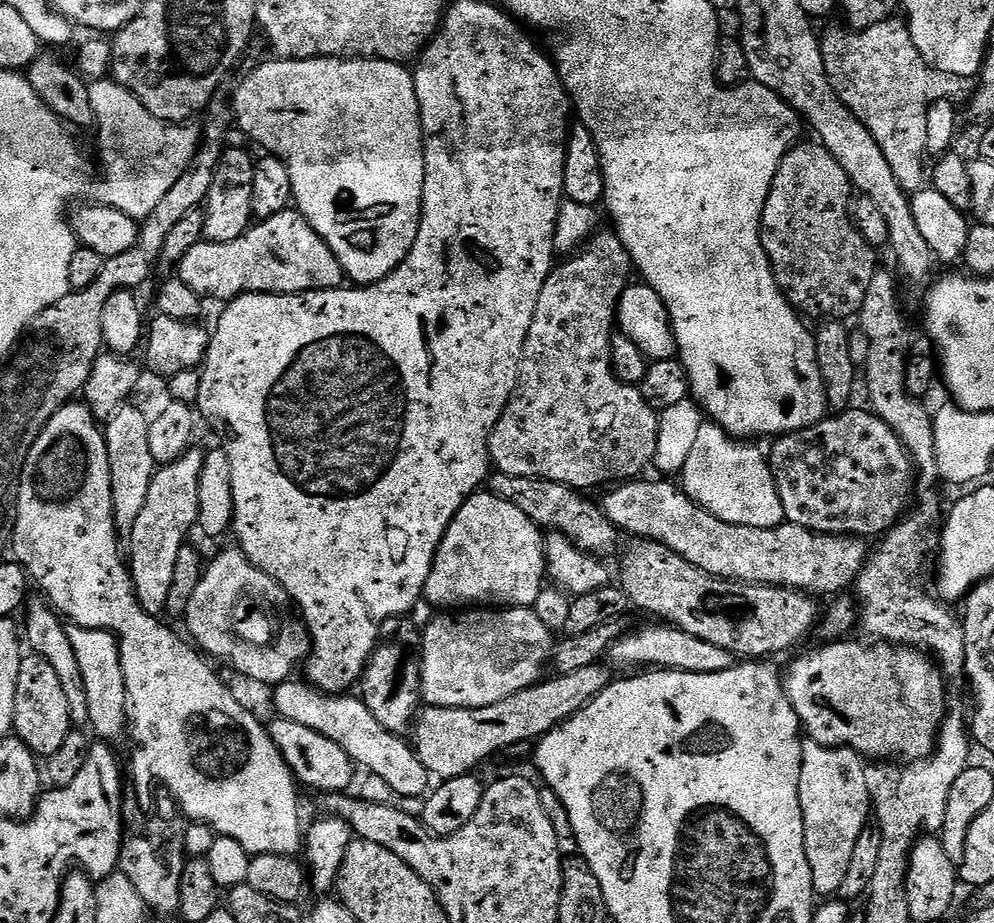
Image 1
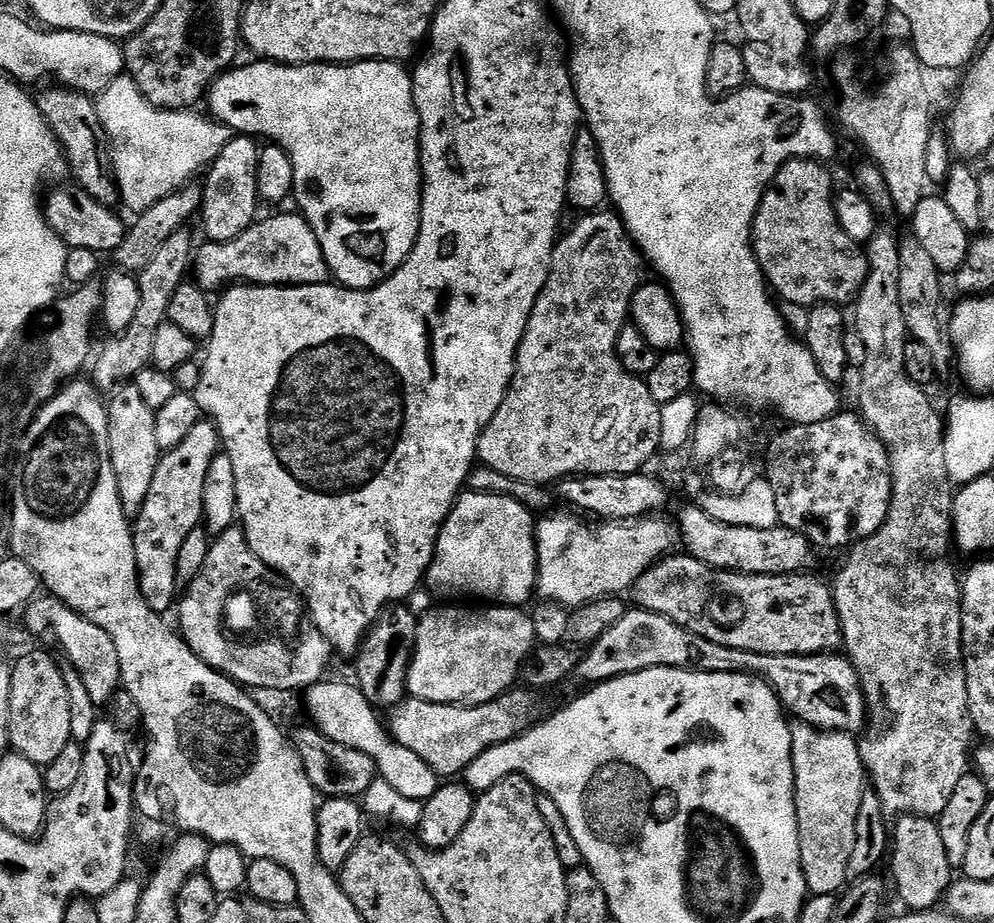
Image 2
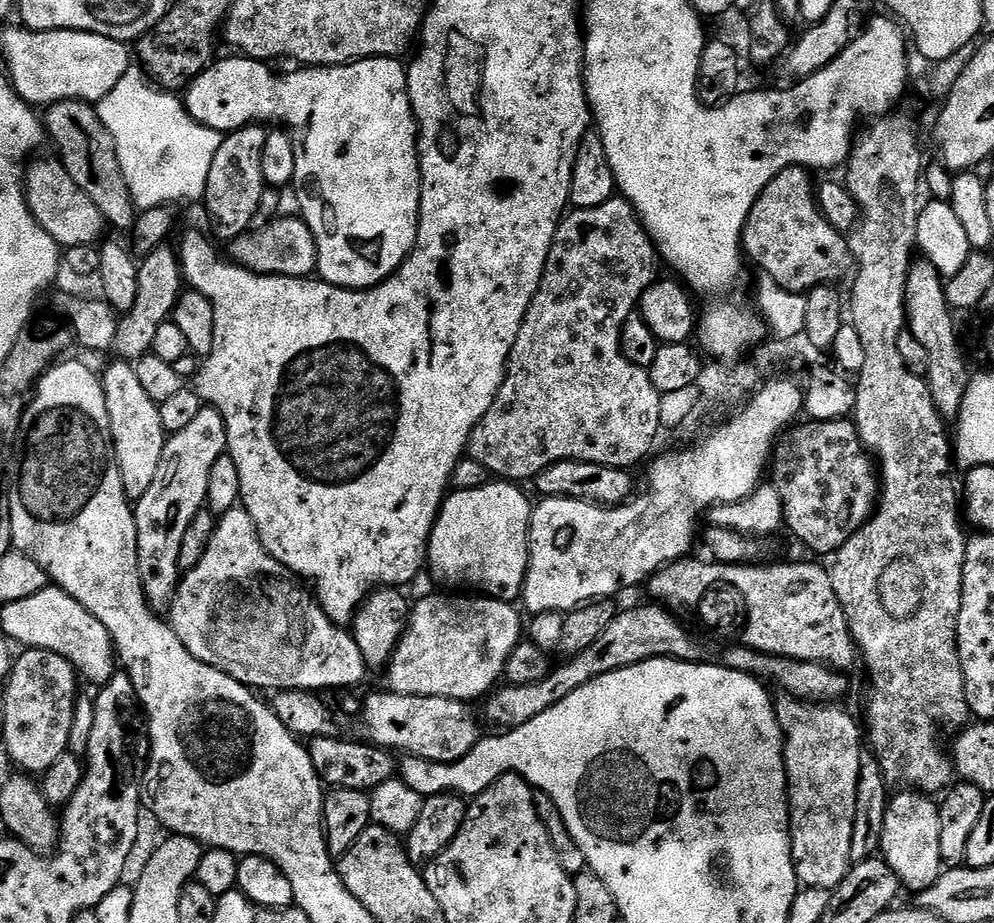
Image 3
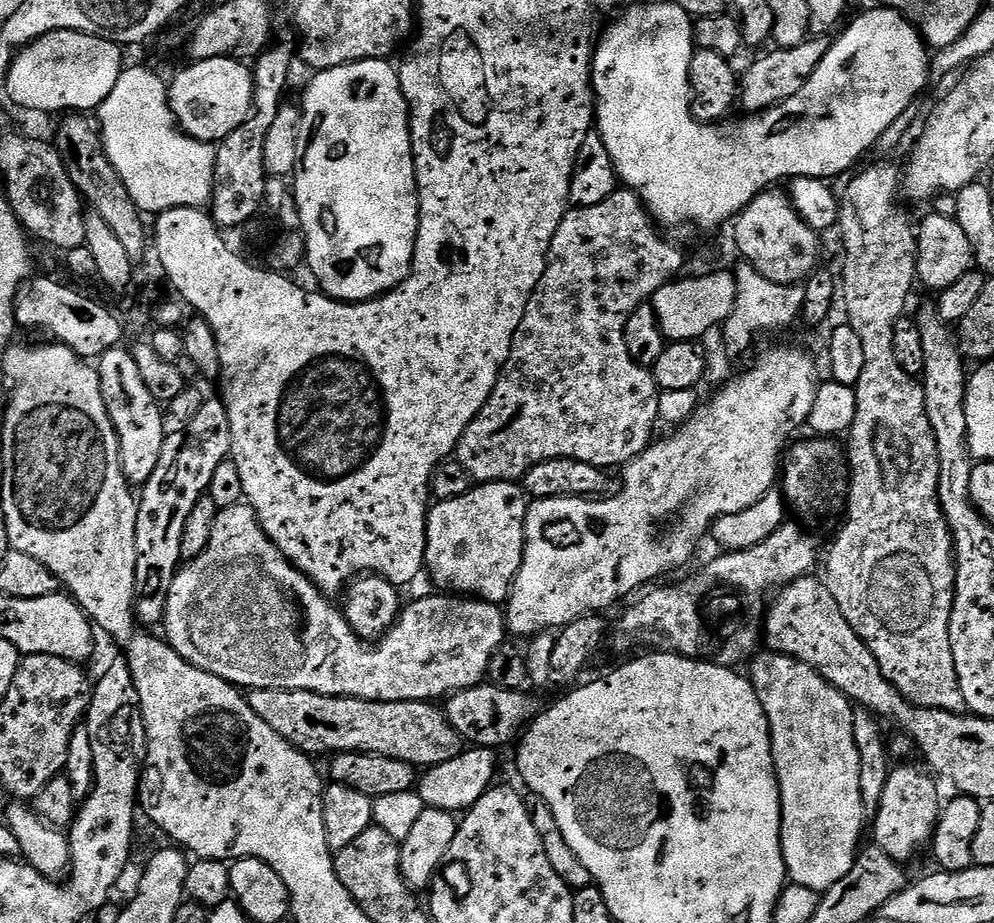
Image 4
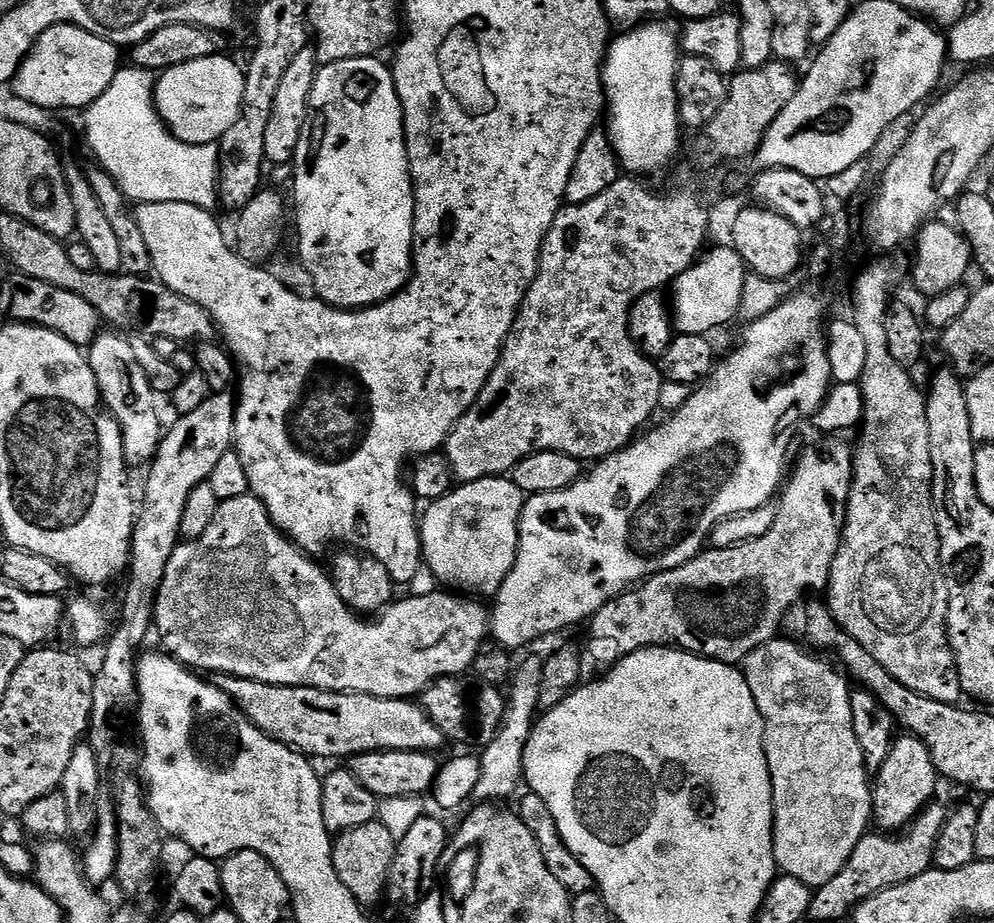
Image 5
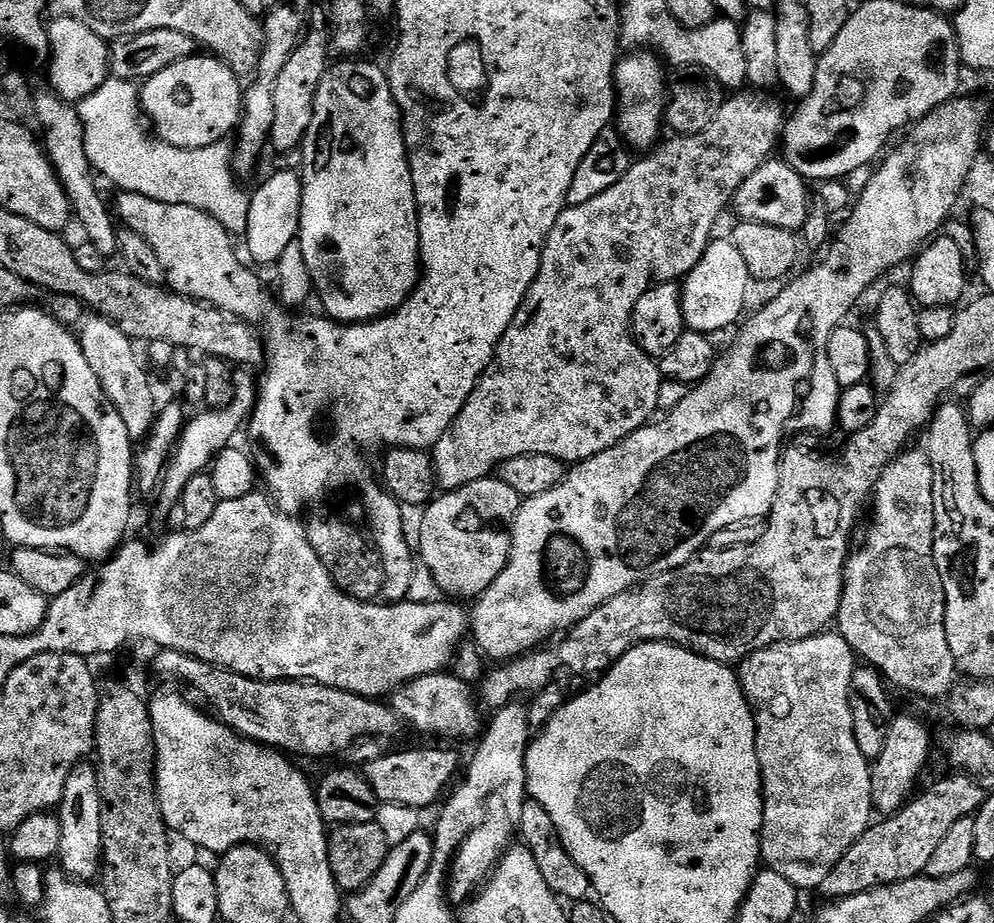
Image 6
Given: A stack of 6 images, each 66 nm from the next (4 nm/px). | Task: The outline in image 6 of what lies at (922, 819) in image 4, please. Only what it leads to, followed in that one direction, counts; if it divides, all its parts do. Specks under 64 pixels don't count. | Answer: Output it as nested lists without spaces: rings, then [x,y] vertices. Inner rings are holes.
[[[896,714],[890,731],[886,733],[886,746],[878,758],[871,761],[872,806],[877,813],[891,814],[904,807],[917,791],[916,783],[928,764],[932,736],[928,728],[916,716]]]

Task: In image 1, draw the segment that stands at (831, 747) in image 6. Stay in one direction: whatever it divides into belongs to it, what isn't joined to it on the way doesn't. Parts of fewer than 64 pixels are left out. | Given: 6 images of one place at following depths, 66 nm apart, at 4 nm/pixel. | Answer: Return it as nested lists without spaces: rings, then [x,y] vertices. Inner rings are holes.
[[[805,739],[803,745],[798,794],[804,815],[806,862],[810,862],[813,893],[832,898],[846,879],[858,834],[870,824],[866,764],[852,748],[827,748],[810,739]]]

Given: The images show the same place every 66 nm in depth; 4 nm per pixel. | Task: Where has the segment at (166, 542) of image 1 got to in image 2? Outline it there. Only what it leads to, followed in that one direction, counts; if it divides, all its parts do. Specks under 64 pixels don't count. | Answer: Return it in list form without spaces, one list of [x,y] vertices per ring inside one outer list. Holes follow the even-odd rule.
[[[202,418],[178,446],[167,449],[161,455],[158,470],[154,470],[150,494],[146,494],[140,515],[135,517],[132,537],[140,589],[157,609],[165,610],[172,603],[172,607],[177,603],[175,571],[178,567],[178,554],[181,553],[186,536],[201,527],[204,519],[202,490],[206,482],[206,470],[210,470],[210,462],[214,462],[221,448],[219,430],[211,420]]]

